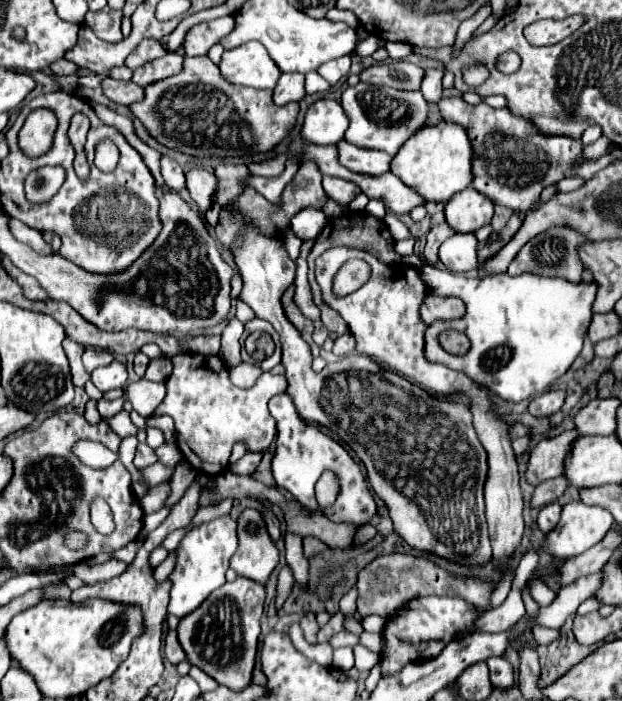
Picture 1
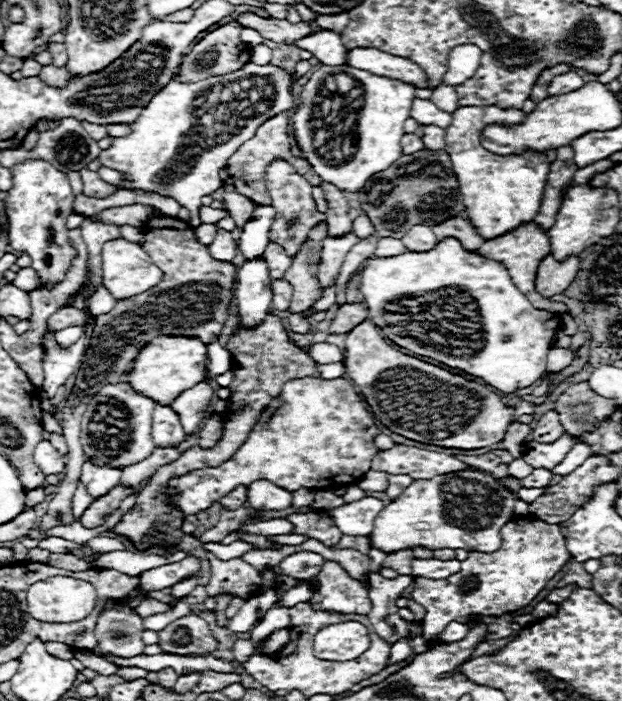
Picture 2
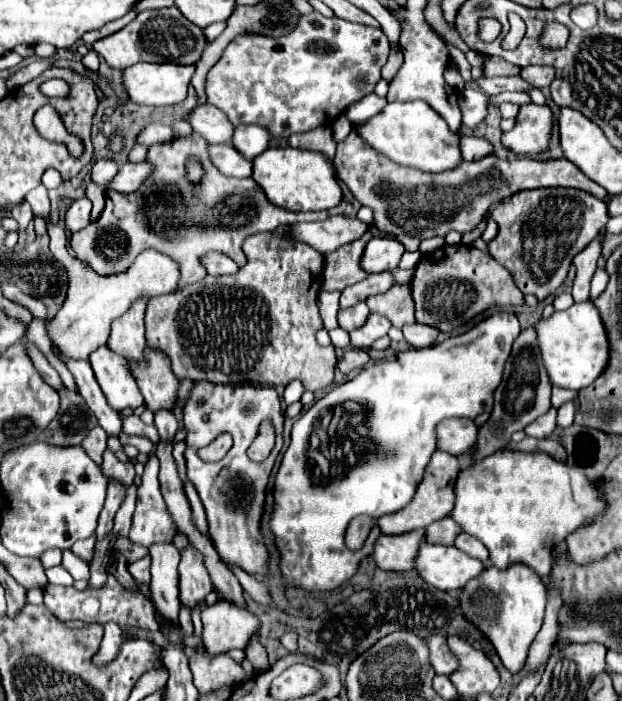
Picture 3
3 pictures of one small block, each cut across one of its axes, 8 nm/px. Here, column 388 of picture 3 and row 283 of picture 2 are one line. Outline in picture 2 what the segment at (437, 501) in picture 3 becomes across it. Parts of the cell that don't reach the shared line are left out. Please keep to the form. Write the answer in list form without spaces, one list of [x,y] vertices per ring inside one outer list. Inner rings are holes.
[[[534,222],[530,224],[522,224],[520,228],[500,236],[500,238],[494,238],[494,240],[486,240],[482,244],[482,248],[478,248],[478,254],[480,256],[486,256],[488,260],[496,260],[500,264],[504,264],[504,268],[508,268],[508,274],[512,276],[512,282],[518,286],[518,290],[522,290],[526,294],[528,300],[532,300],[532,304],[536,308],[542,308],[542,310],[550,310],[550,312],[568,312],[566,304],[564,302],[552,302],[552,300],[546,300],[542,298],[536,290],[534,290],[534,274],[536,274],[536,268],[542,260],[542,256],[548,256],[550,254],[550,242],[548,242],[548,234]]]

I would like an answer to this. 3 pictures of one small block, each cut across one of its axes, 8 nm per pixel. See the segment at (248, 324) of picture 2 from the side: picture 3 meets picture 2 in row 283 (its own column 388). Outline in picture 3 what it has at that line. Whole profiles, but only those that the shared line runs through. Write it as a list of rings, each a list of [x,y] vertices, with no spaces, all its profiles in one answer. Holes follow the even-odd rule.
[[[374,236],[364,248],[364,254],[360,258],[360,268],[366,270],[368,274],[394,270],[402,254],[404,254],[404,246],[400,246],[396,238]]]

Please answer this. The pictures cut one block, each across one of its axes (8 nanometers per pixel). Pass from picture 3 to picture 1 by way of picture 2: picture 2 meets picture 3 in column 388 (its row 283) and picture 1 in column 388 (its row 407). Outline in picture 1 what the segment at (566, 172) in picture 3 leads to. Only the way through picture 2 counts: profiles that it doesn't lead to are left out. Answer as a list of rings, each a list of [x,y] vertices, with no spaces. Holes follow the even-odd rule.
[[[384,62],[360,72],[360,80],[374,86],[390,86],[396,90],[420,90],[424,68],[410,62]]]

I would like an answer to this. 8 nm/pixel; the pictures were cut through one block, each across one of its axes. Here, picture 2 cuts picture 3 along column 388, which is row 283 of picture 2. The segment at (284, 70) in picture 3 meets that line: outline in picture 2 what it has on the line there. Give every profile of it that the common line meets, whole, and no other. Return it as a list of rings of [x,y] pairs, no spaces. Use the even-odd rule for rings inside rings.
[[[26,160],[12,170],[12,190],[8,192],[6,214],[10,218],[10,246],[14,252],[26,252],[32,258],[32,268],[38,272],[42,286],[52,286],[62,280],[76,250],[68,242],[66,218],[72,214],[74,194],[68,176],[44,160]]]

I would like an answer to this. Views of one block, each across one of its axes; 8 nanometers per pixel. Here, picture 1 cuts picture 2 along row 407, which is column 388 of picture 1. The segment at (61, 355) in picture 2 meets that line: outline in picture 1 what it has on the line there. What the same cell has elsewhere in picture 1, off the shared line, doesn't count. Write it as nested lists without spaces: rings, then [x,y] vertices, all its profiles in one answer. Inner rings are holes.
[[[386,42],[386,50],[388,50],[392,60],[402,60],[408,54],[412,54],[412,46],[410,44],[402,44],[402,42]]]

